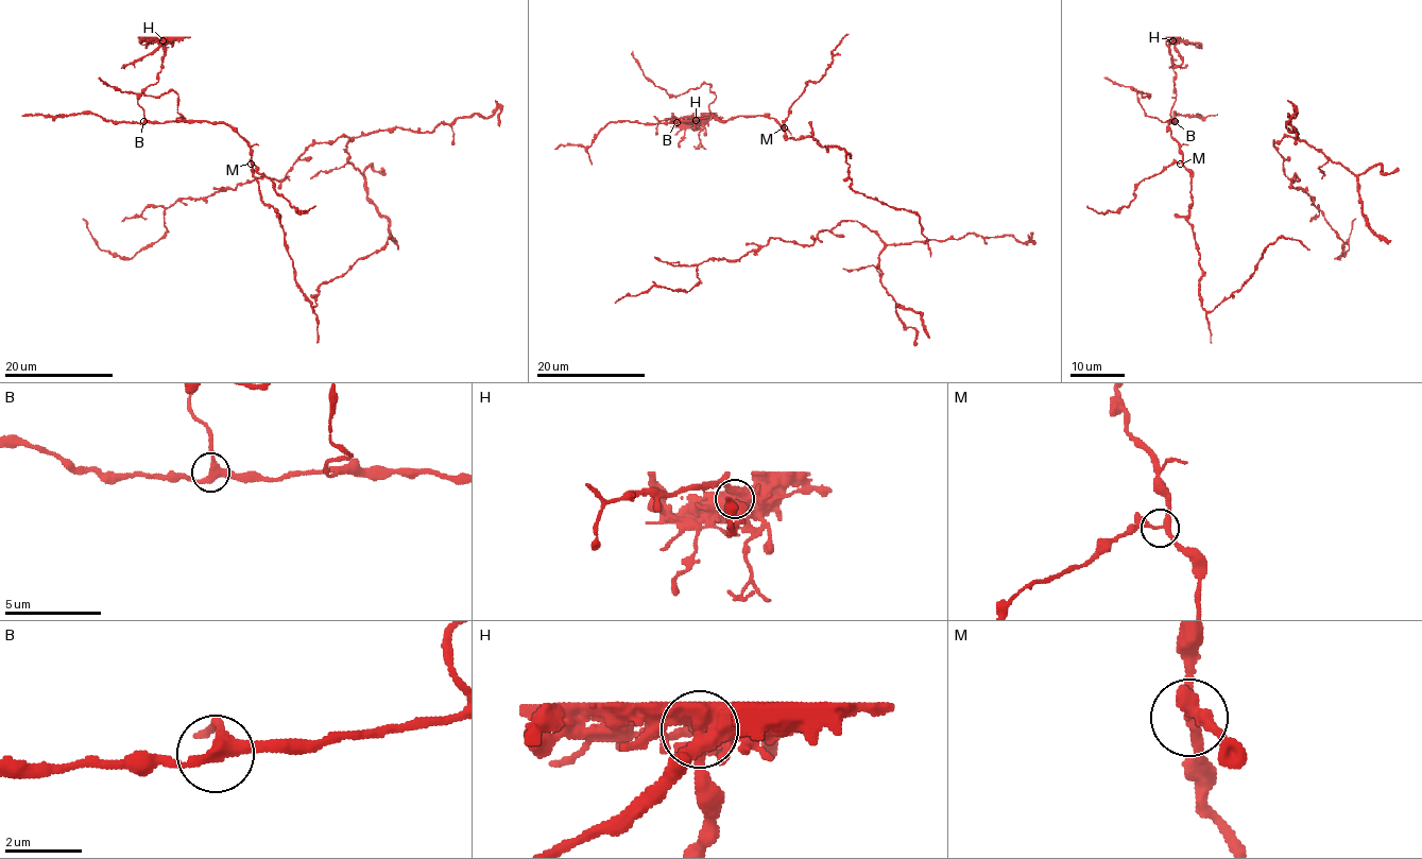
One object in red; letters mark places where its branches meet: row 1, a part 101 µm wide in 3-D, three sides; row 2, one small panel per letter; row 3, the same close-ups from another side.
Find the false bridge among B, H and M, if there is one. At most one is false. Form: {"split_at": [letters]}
{"split_at": ["H"]}

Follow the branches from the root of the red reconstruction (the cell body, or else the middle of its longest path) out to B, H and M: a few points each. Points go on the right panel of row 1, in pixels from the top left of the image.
B: (1281, 238), (1239, 289), (1212, 311), (1202, 307), (1191, 176), (1170, 136), (1175, 121)
H: (1281, 238), (1239, 289), (1212, 311), (1202, 307), (1191, 176), (1168, 125), (1181, 63), (1174, 39)
M: (1281, 238), (1264, 250), (1239, 289), (1205, 311), (1199, 295), (1198, 244), (1188, 222), (1191, 176), (1180, 164)

